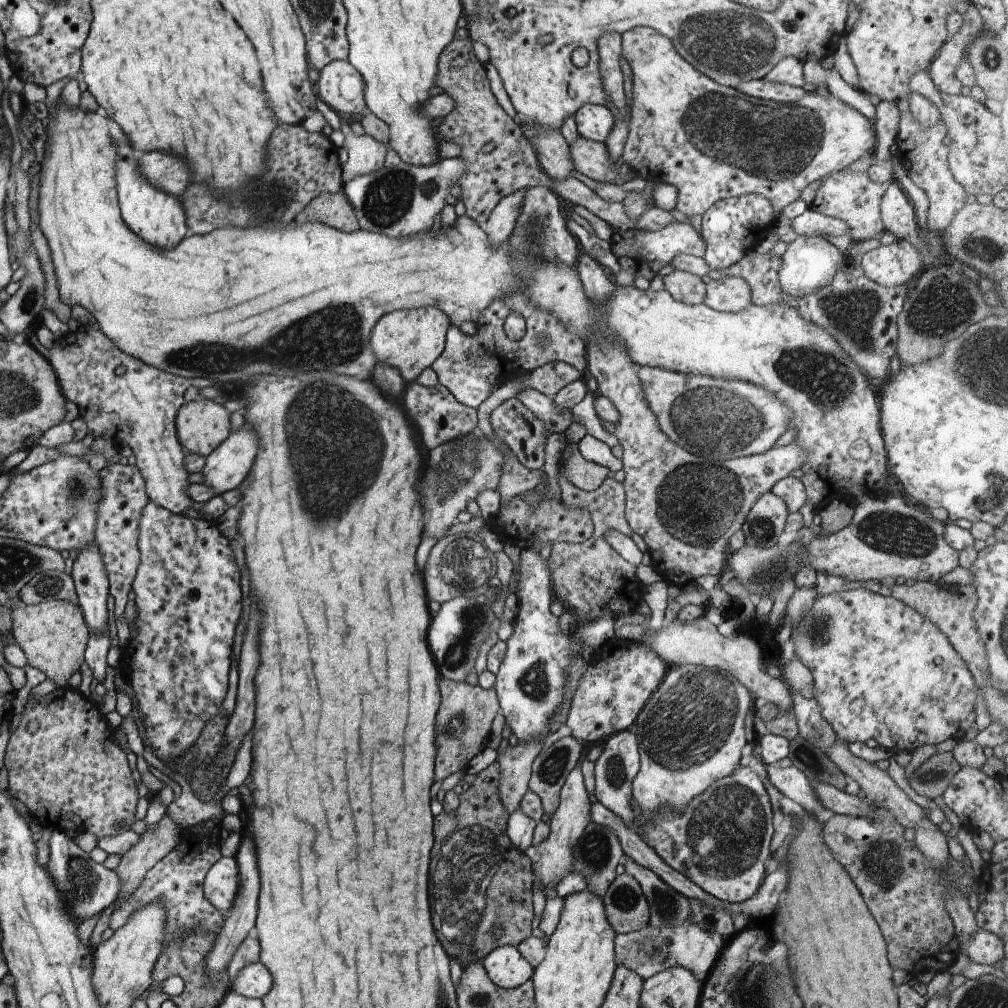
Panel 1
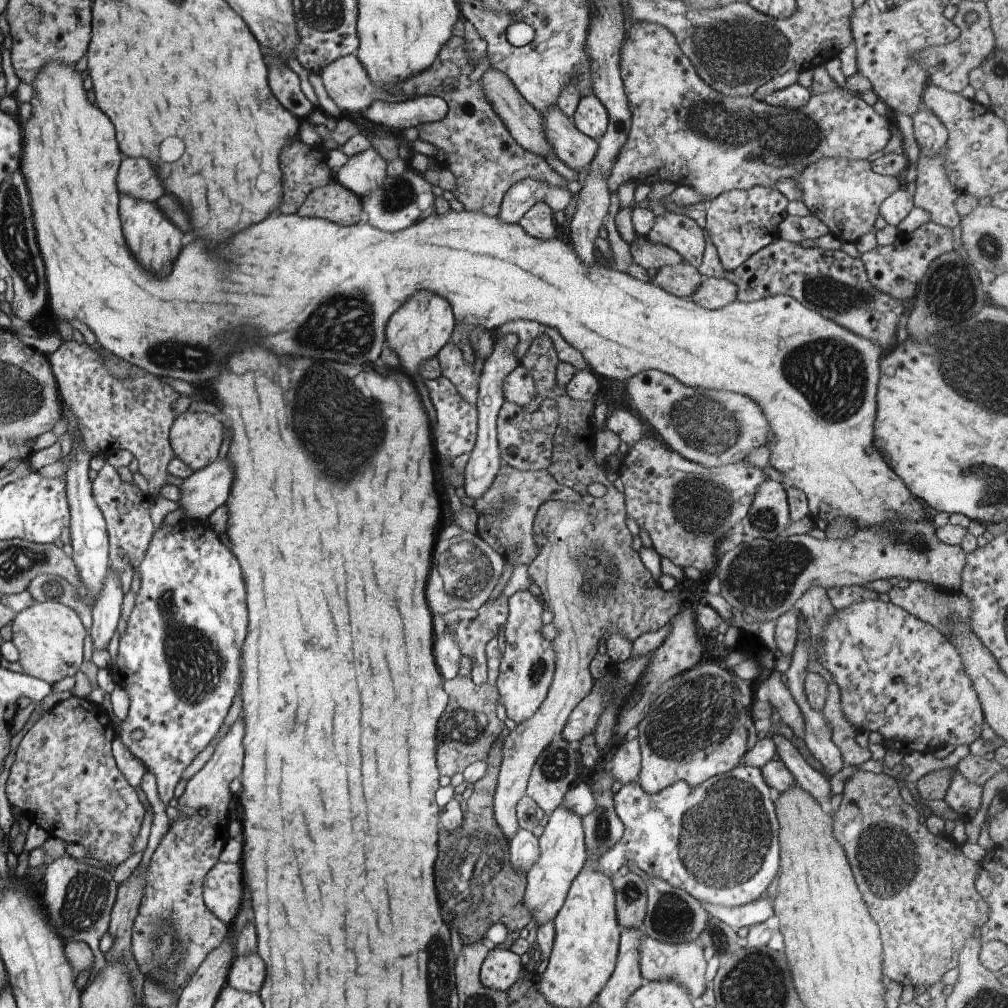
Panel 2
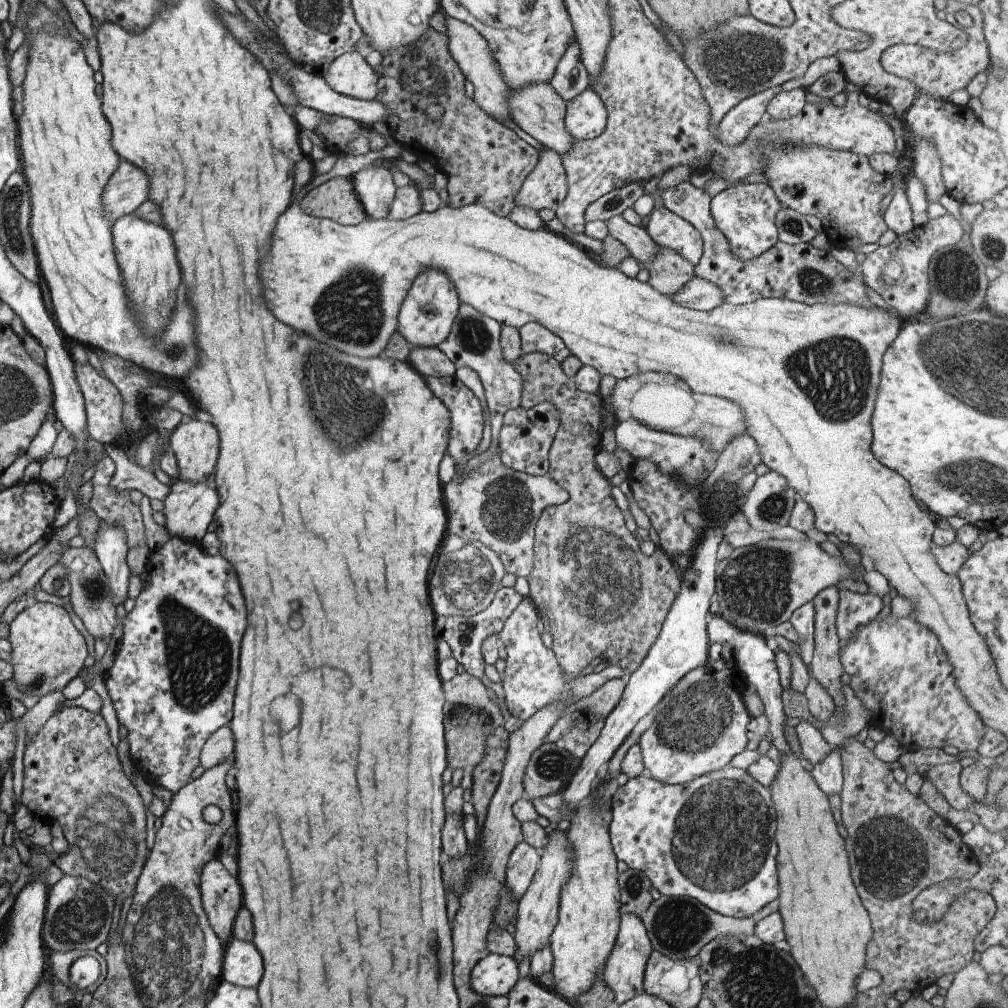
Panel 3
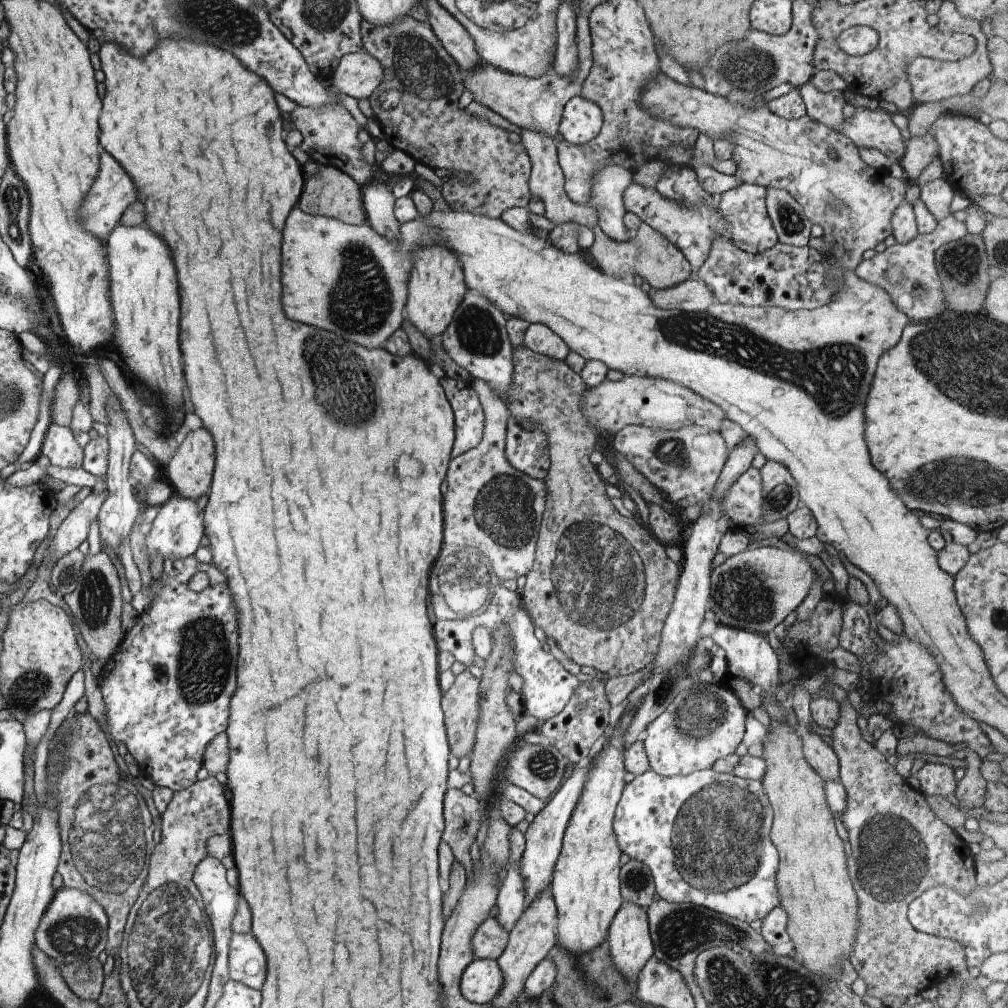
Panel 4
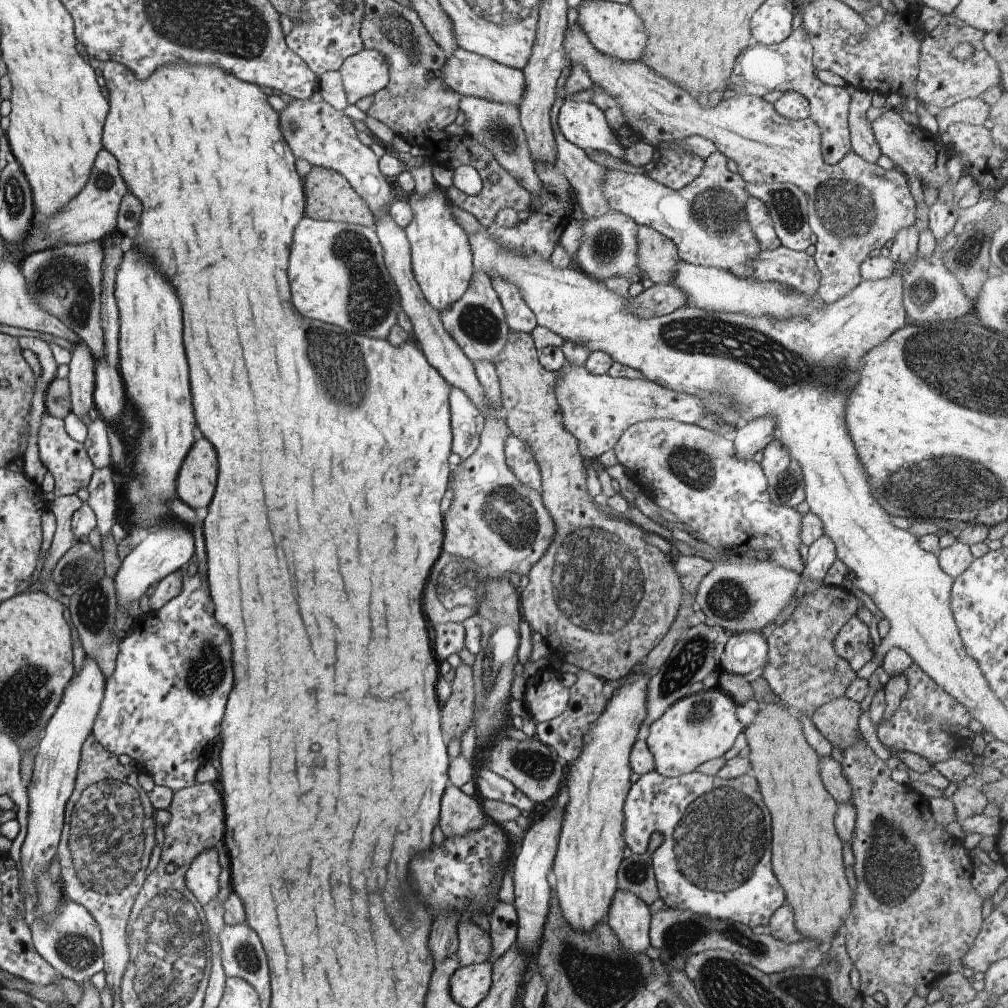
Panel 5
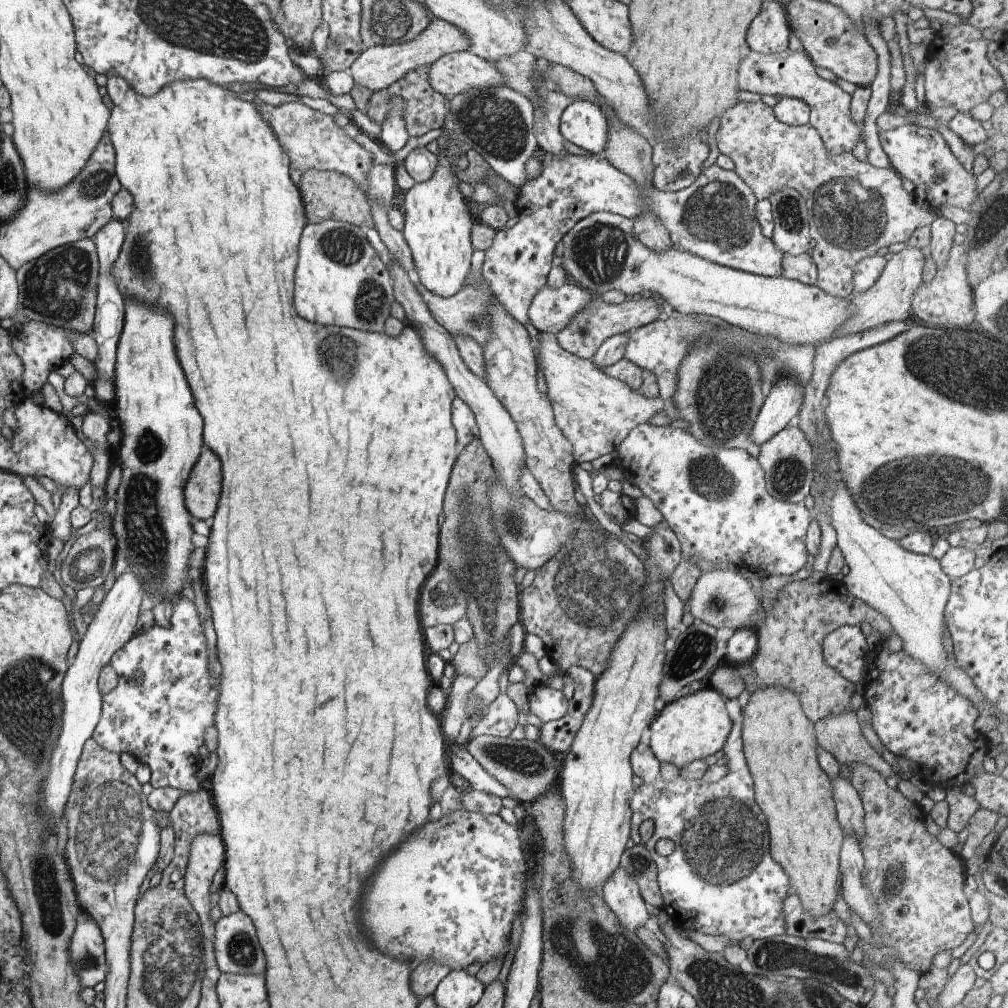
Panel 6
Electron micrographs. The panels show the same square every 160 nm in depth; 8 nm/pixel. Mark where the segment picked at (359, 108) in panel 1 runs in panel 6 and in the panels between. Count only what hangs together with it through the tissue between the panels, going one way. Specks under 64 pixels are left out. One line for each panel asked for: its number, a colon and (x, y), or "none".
2: (346, 80)
3: (350, 75)
4: (358, 75)
5: (366, 72)
6: (378, 67)

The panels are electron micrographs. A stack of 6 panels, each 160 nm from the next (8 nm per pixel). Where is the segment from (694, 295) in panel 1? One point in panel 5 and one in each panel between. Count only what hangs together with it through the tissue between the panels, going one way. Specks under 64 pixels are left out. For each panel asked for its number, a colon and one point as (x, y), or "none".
2: (681, 279)
3: (668, 271)
4: (647, 254)
5: (658, 256)

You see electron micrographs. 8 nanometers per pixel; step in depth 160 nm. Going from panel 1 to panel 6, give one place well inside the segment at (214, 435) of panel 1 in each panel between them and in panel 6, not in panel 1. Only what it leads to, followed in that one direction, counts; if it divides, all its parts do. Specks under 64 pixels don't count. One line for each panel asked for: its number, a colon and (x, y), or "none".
2: (196, 437)
3: (195, 445)
4: (190, 470)
5: (195, 486)
6: (202, 491)

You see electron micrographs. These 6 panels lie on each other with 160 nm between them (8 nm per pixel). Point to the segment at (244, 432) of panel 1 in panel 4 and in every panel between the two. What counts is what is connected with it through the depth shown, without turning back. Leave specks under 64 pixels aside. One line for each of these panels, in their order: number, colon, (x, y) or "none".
2: (203, 491)
3: (189, 508)
4: (176, 532)

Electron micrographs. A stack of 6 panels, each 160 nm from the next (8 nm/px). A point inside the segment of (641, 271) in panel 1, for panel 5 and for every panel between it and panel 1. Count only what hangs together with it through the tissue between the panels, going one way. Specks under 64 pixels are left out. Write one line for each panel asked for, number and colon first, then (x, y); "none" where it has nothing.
2: (680, 233)
3: (667, 229)
4: (692, 229)
5: (706, 219)

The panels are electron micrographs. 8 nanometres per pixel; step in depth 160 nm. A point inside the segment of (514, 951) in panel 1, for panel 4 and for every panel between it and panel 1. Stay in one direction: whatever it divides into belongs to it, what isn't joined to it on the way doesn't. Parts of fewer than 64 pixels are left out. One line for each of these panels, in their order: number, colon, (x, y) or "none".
2: (502, 968)
3: (494, 975)
4: (482, 979)

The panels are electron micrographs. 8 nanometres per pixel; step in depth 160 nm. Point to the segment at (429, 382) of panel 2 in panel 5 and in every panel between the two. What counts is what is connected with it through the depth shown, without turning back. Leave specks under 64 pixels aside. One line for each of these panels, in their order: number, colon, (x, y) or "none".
3: (467, 421)
4: (469, 416)
5: (467, 421)

